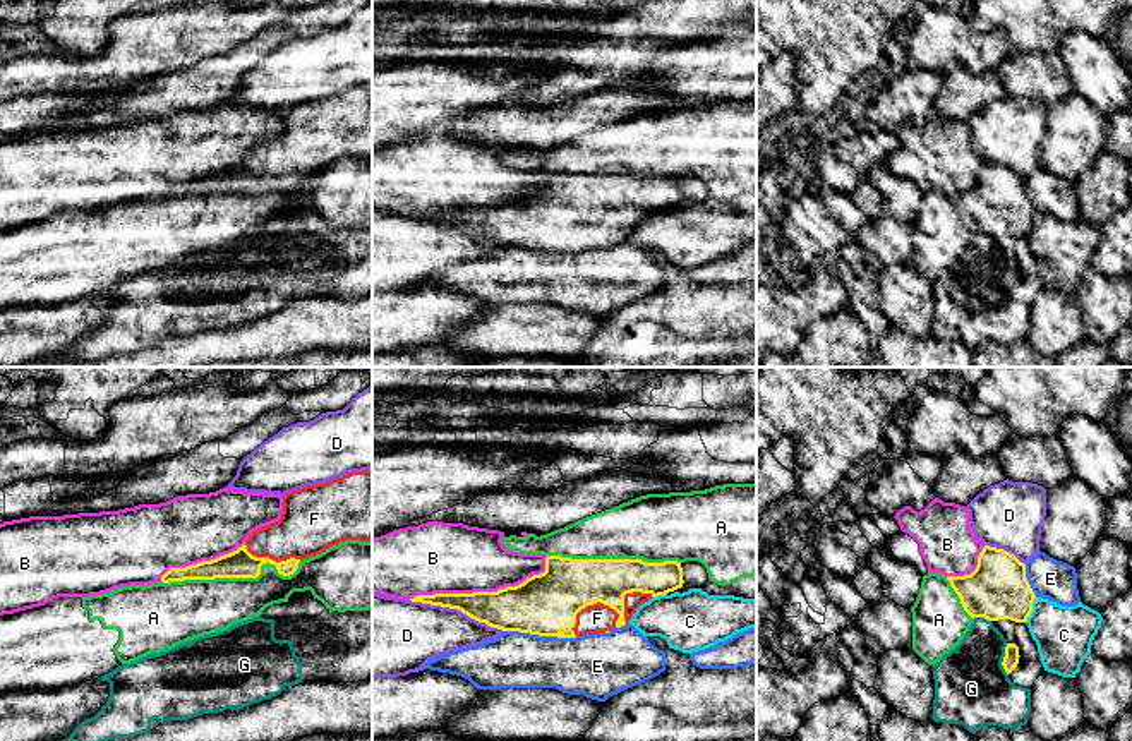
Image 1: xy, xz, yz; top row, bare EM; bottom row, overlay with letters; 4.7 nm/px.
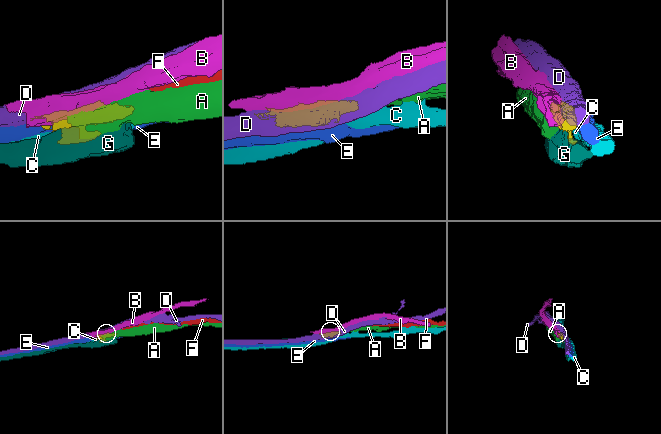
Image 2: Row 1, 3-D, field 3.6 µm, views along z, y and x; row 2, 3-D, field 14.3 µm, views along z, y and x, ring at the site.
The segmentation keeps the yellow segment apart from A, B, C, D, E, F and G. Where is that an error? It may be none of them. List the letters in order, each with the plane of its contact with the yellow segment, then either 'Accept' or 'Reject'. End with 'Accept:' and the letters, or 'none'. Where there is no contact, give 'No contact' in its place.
A: Touches yellow in xy. Reject
B: Touches yellow in xz. Reject
C: Touches yellow in yz. Reject
D: Touches yellow in xz. Reject
E: Touches yellow in xz. Reject
F: Touches yellow in xz. Accept
G: Touches yellow in yz. Reject
Accept: F

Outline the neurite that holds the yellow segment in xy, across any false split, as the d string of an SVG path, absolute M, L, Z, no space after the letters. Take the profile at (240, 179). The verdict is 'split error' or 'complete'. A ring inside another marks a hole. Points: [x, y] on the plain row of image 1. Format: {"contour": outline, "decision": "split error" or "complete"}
{"contour": "M372 86L352 87L285 110L276 139L257 144L230 170L170 184L161 197L257 194L266 178L290 192L300 177L345 156L372 158Z", "decision": "split error"}

